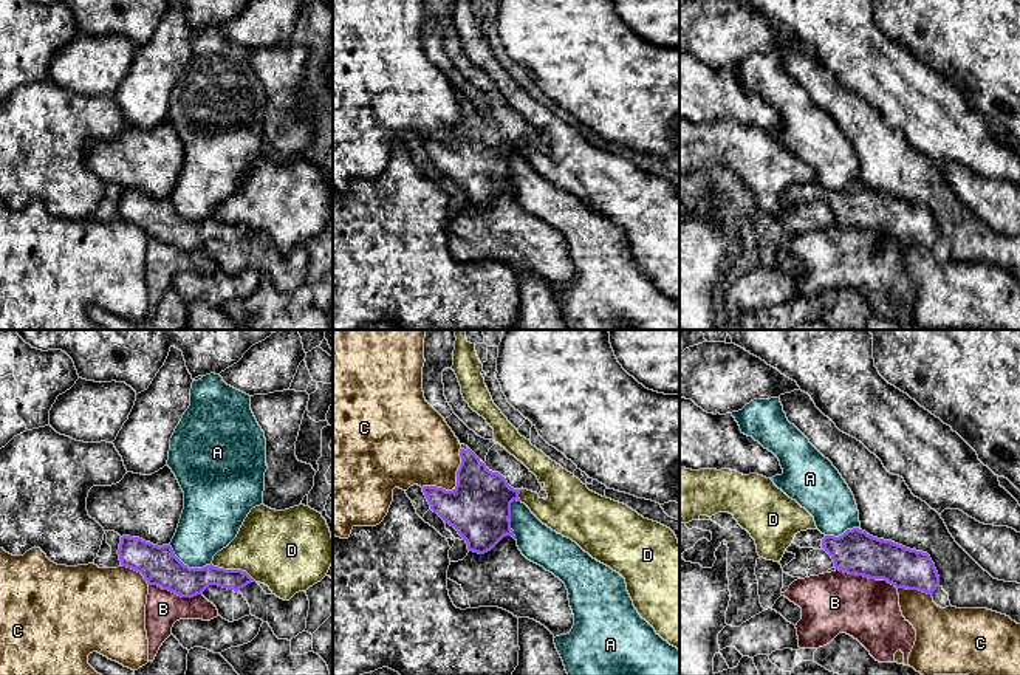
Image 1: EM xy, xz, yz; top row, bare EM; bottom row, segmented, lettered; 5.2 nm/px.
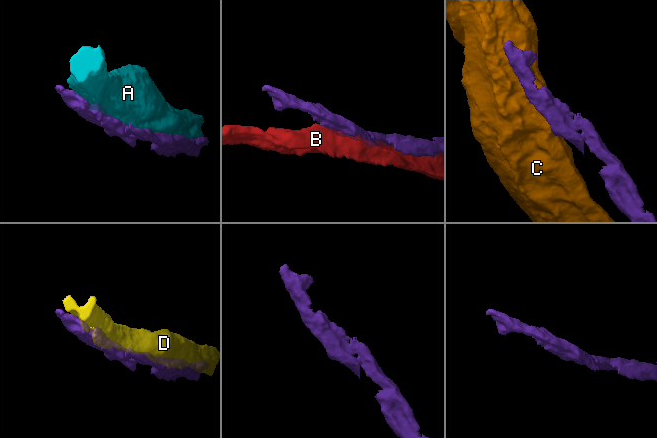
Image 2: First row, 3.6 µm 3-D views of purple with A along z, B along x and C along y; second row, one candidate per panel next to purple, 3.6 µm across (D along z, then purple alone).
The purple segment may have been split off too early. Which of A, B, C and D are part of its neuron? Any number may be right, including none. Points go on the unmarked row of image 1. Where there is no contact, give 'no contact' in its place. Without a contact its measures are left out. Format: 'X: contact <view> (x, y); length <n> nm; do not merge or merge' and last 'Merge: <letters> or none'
A: contact xy (188, 220); length 240 nm; do not merge
B: contact xy (175, 246); length 280 nm; do not merge
C: contact xz (457, 137); length 300 nm; do not merge
D: contact xy (234, 223); length 260 nm; do not merge
Merge: none

